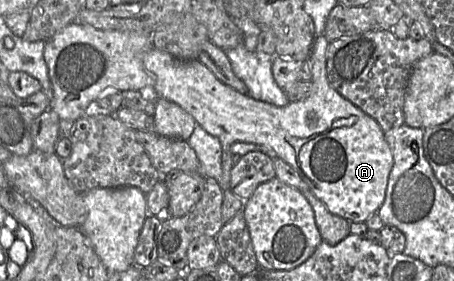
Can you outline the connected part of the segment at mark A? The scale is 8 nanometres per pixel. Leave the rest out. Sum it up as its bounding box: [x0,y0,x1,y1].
[143,36,394,223]

